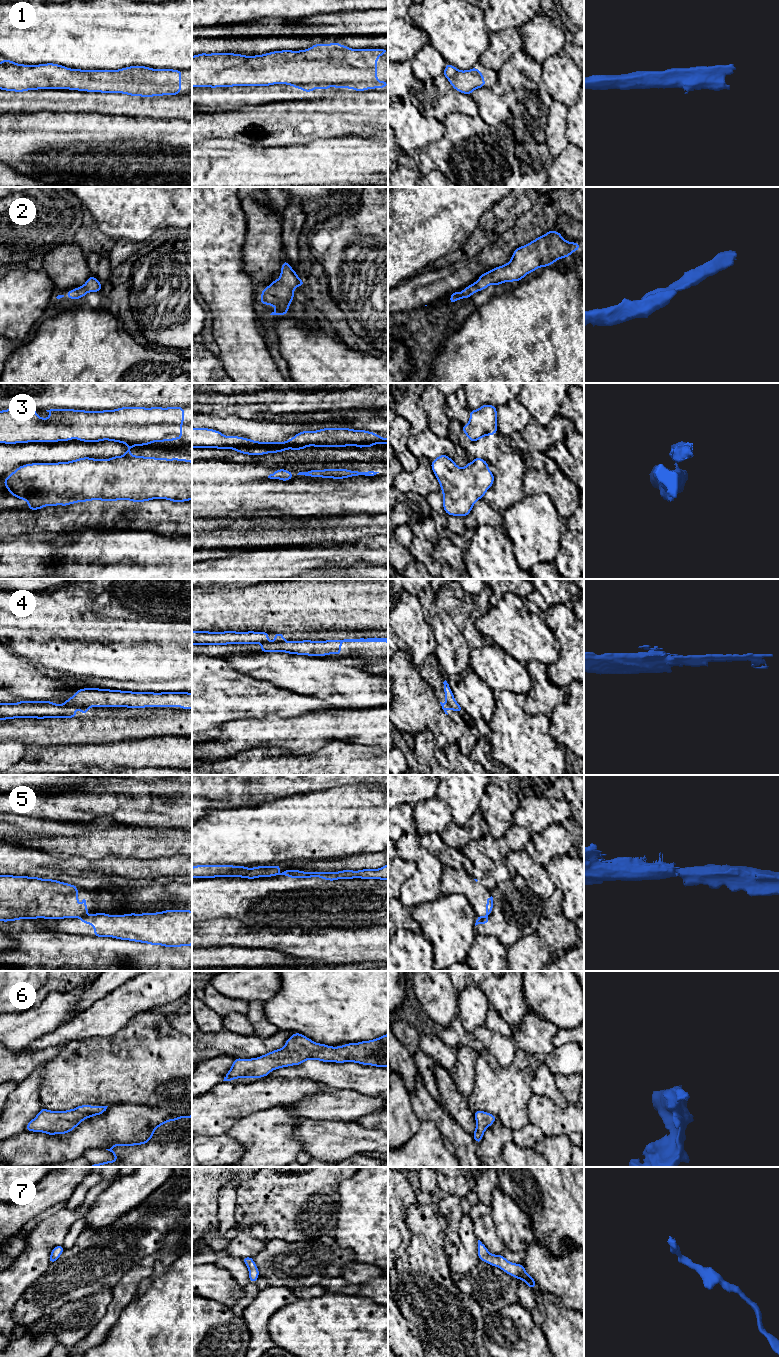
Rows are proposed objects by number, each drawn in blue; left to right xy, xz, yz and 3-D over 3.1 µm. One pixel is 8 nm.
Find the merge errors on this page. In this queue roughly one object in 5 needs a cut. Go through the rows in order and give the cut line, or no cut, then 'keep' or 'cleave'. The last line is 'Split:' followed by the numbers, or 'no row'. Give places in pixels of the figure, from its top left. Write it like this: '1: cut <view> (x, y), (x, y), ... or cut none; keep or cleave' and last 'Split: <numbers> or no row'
1: cut none; keep
2: cut none; keep
3: cut xy (133, 455), (123, 457); cleave
4: cut none; keep
5: cut xy (84, 915), (81, 917); cleave
6: cut none; keep
7: cut none; keep
Split: 3, 5

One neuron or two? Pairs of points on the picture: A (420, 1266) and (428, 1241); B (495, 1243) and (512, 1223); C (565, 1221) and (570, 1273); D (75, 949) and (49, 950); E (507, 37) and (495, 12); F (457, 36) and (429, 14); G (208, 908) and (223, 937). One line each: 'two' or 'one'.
A: one
B: two
C: two
D: one
E: two
F: one
G: two

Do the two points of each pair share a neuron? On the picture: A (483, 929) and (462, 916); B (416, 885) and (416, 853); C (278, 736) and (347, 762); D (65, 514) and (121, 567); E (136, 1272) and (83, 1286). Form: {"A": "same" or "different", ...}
{"A": "different", "B": "same", "C": "different", "D": "different", "E": "different"}

